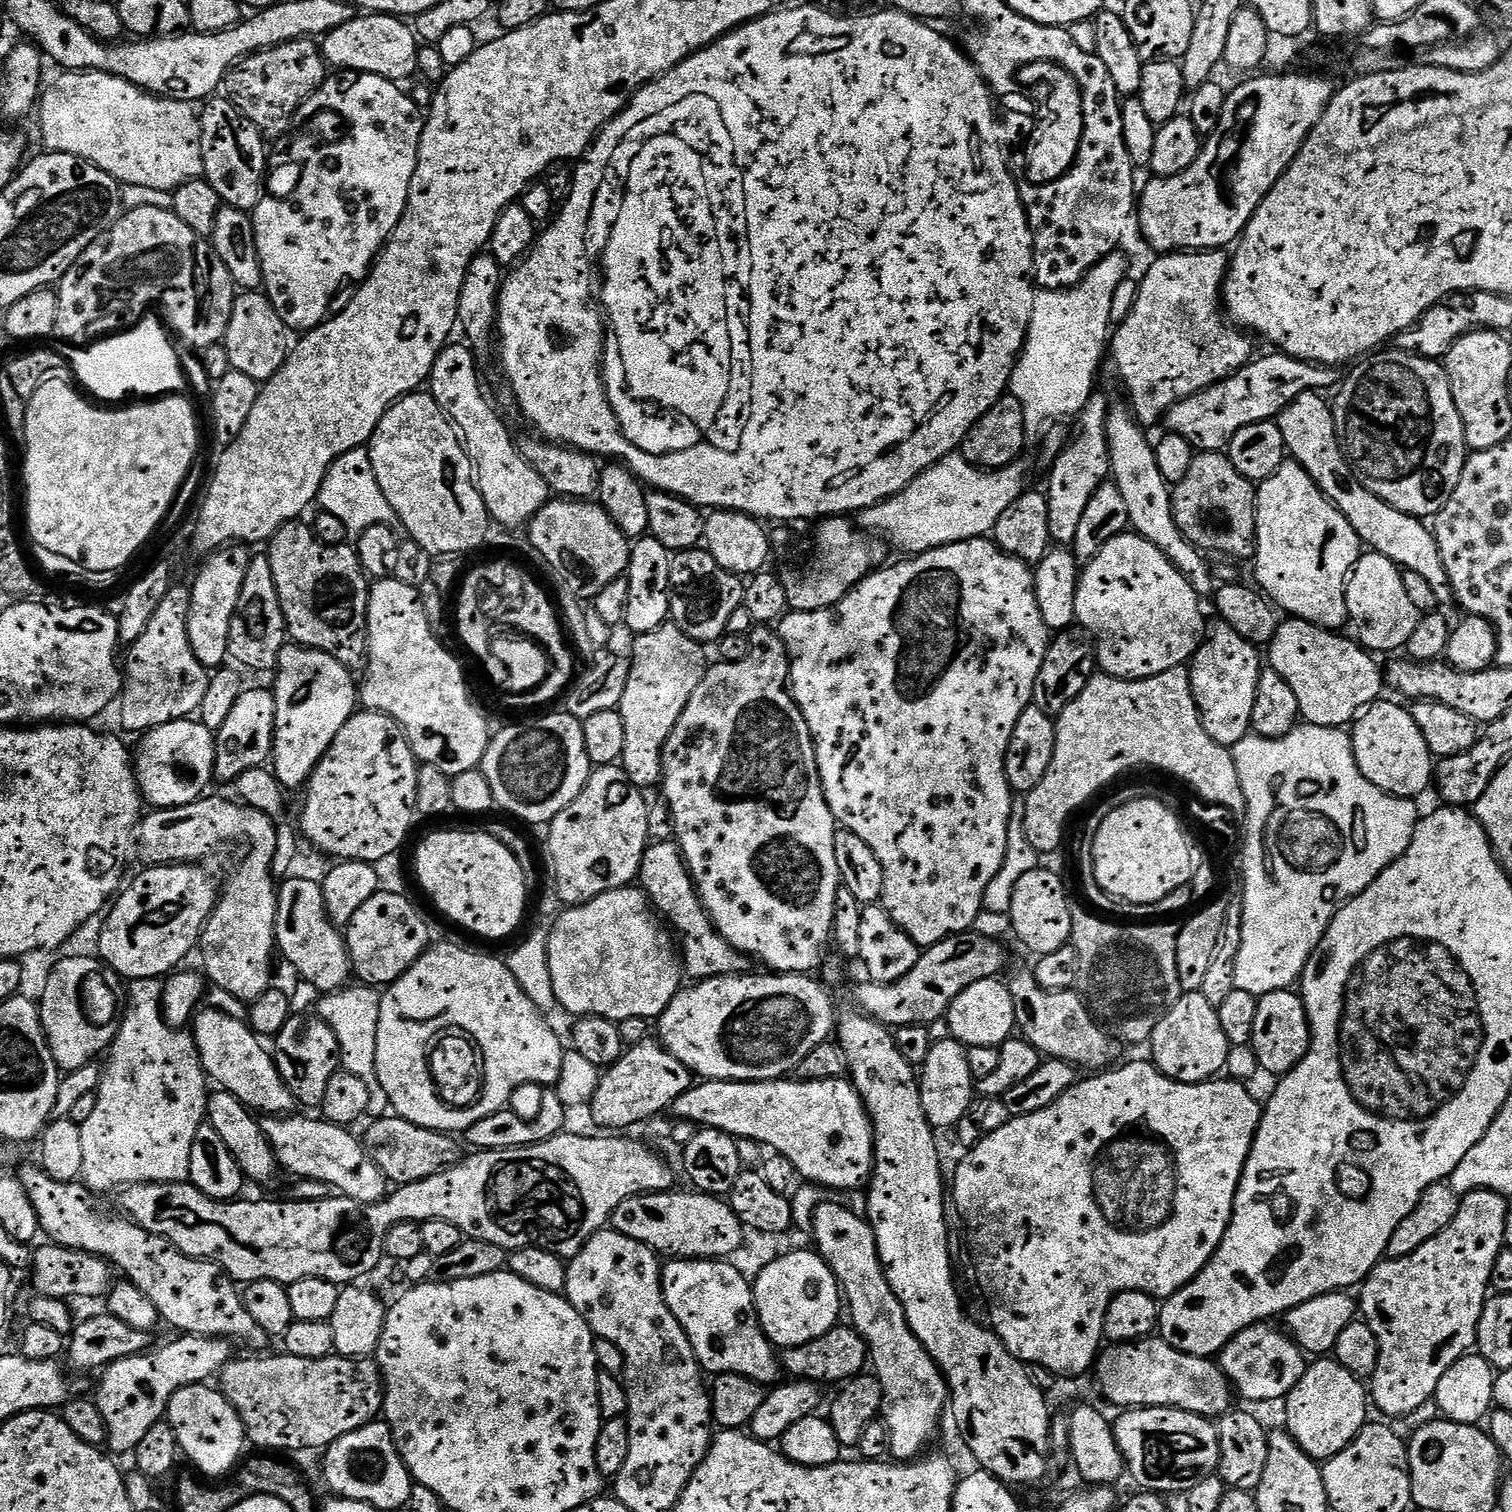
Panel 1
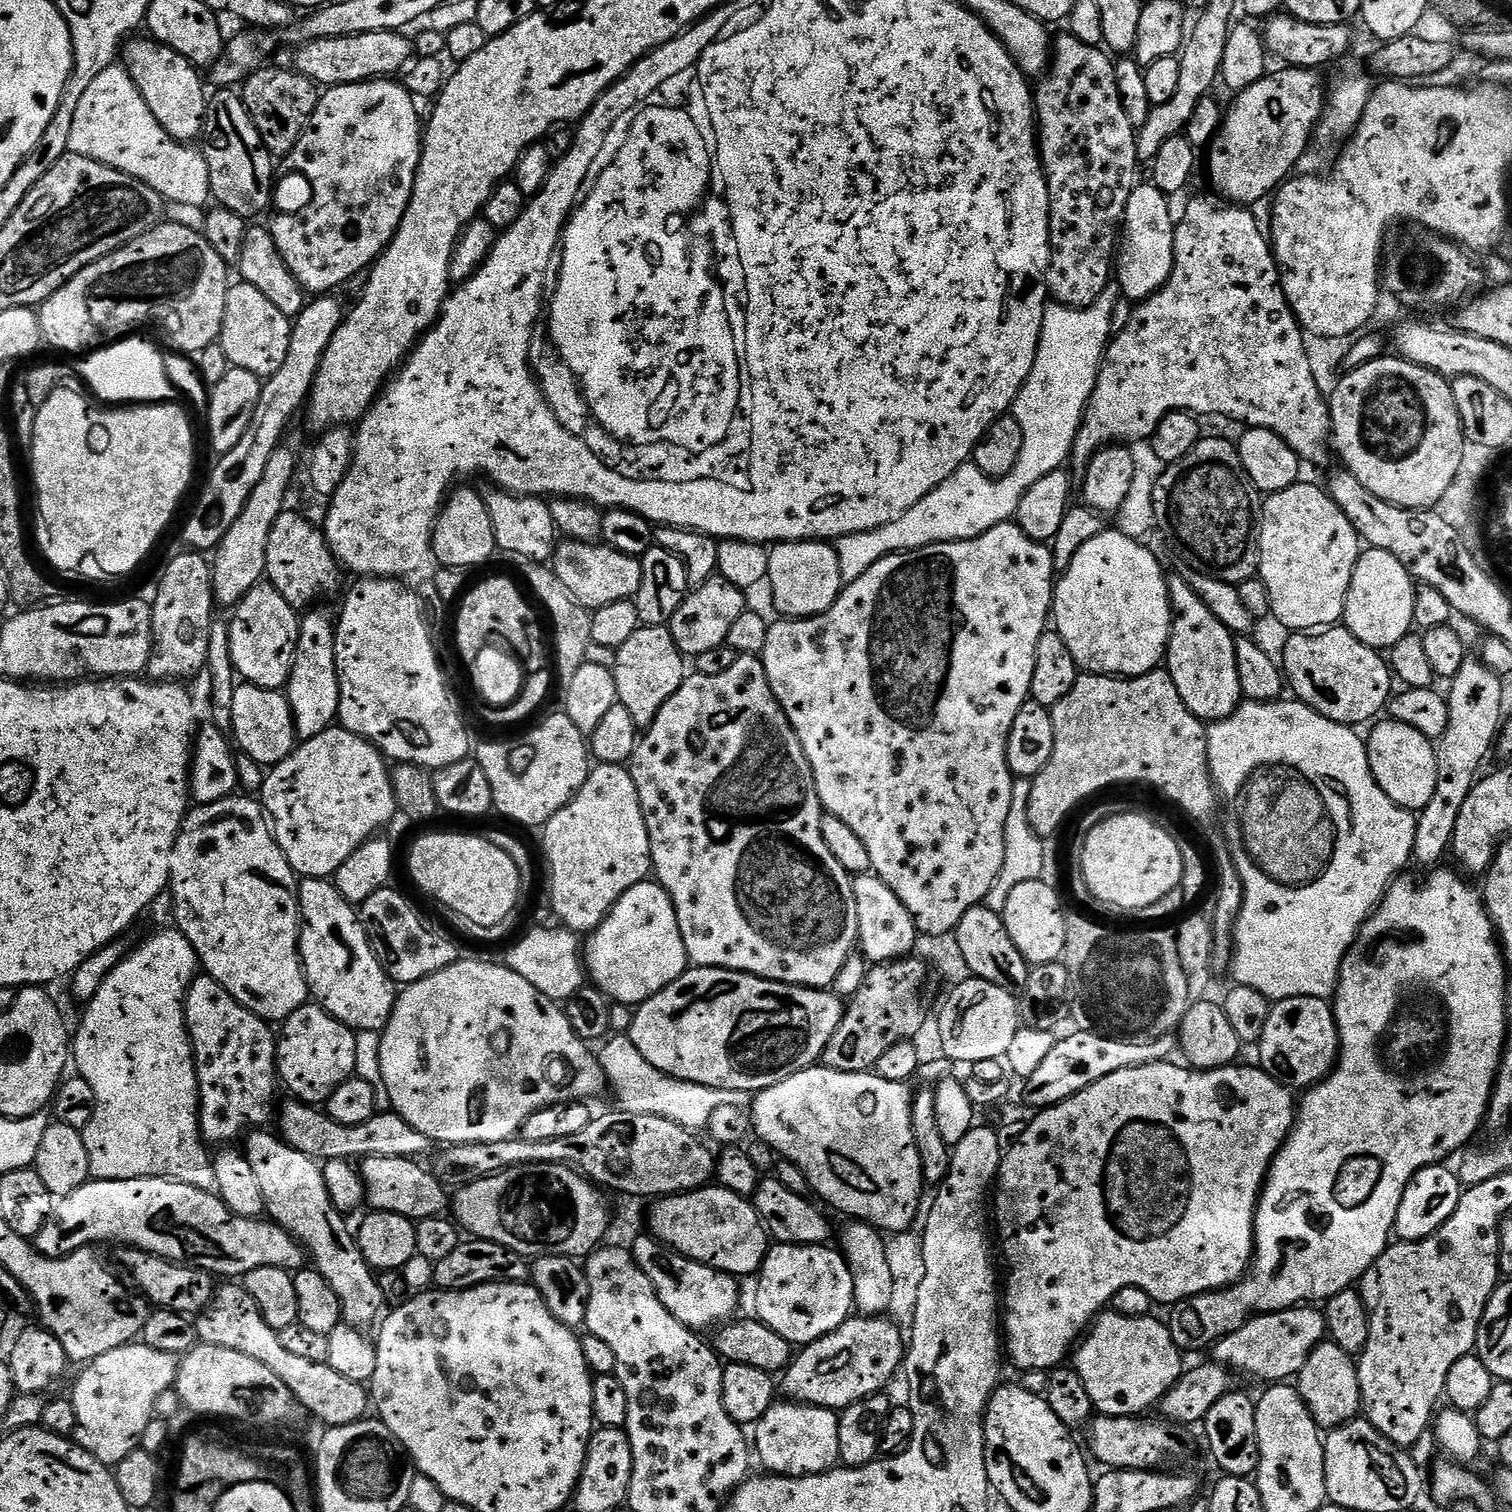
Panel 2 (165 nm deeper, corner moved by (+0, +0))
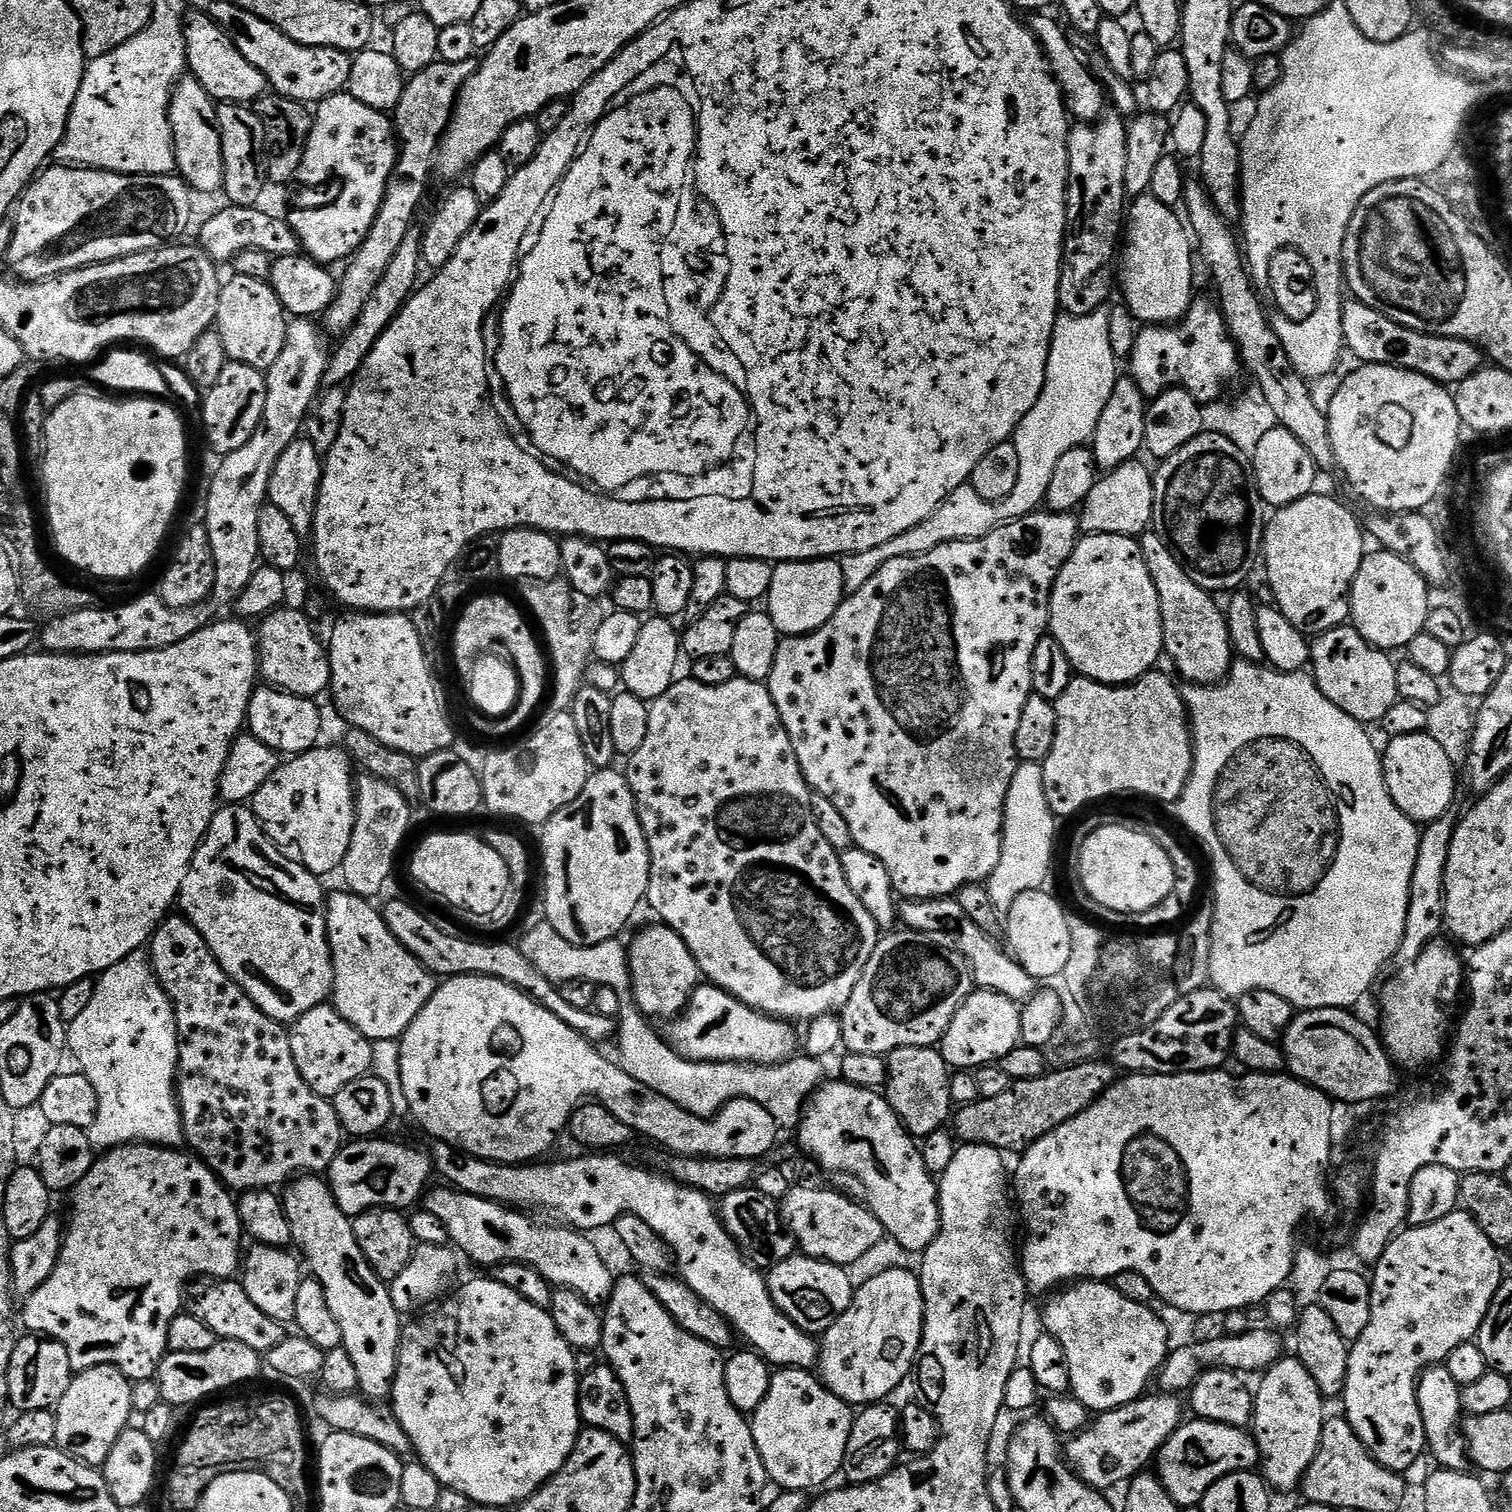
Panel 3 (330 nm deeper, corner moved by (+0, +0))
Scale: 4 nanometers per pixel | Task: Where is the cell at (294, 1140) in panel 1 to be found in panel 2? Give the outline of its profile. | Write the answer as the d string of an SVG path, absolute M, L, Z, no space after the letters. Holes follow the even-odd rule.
M363 1157L358 1169L364 1179L367 1203L372 1203L375 1211L402 1214L417 1222L441 1215L447 1204L449 1207L450 1196L444 1193L445 1185L420 1164L412 1158Z

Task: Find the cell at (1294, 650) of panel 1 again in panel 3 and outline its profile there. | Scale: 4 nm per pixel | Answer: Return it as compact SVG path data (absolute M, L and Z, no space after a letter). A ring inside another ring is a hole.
M1341 626L1321 632L1311 641L1312 659L1310 674L1316 679L1318 690L1338 706L1346 710L1350 718L1365 726L1379 725L1380 719L1394 706L1396 695L1396 664L1387 651L1375 648L1362 638L1357 628Z

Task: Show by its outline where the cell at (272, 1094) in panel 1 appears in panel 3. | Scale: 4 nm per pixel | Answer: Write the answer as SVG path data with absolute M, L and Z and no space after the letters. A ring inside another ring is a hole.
M436 1140L433 1143L433 1148L430 1148L430 1155L432 1157L433 1169L441 1176L441 1181L447 1182L451 1187L458 1192L465 1192L466 1194L474 1194L474 1198L486 1198L495 1204L502 1204L505 1206L515 1206L520 1210L529 1210L528 1208L545 1208L548 1212L553 1212L556 1216L561 1216L565 1225L571 1226L583 1233L595 1230L600 1226L607 1224L615 1225L616 1220L620 1216L637 1216L642 1218L642 1222L646 1222L646 1226L650 1226L650 1230L654 1230L654 1234L658 1234L660 1239L664 1241L665 1245L670 1249L671 1255L674 1257L674 1264L678 1269L680 1279L685 1280L690 1286L690 1290L694 1290L694 1294L698 1294L710 1306L714 1306L714 1310L718 1310L718 1314L722 1314L722 1318L726 1318L728 1323L732 1326L732 1331L737 1337L740 1336L745 1340L749 1349L755 1350L768 1361L769 1365L775 1366L777 1369L781 1368L806 1368L809 1370L815 1369L818 1364L818 1344L809 1333L801 1330L798 1326L794 1326L794 1322L790 1322L790 1318L786 1318L786 1314L782 1314L778 1310L778 1306L774 1302L774 1298L768 1289L768 1281L765 1273L756 1265L752 1264L746 1257L744 1257L736 1243L728 1237L728 1231L725 1230L724 1225L720 1223L720 1213L717 1205L714 1203L713 1197L707 1196L704 1192L699 1192L693 1188L688 1188L685 1184L680 1184L677 1180L672 1179L667 1174L659 1176L656 1172L651 1172L648 1168L639 1168L636 1164L631 1164L628 1160L623 1160L622 1157L616 1156L620 1154L590 1154L594 1156L580 1156L577 1160L556 1160L553 1164L544 1164L548 1162L529 1162L527 1164L500 1164L497 1160L483 1160L477 1156L471 1156L468 1152L463 1152L462 1149L456 1148L453 1144L447 1144L444 1140Z

